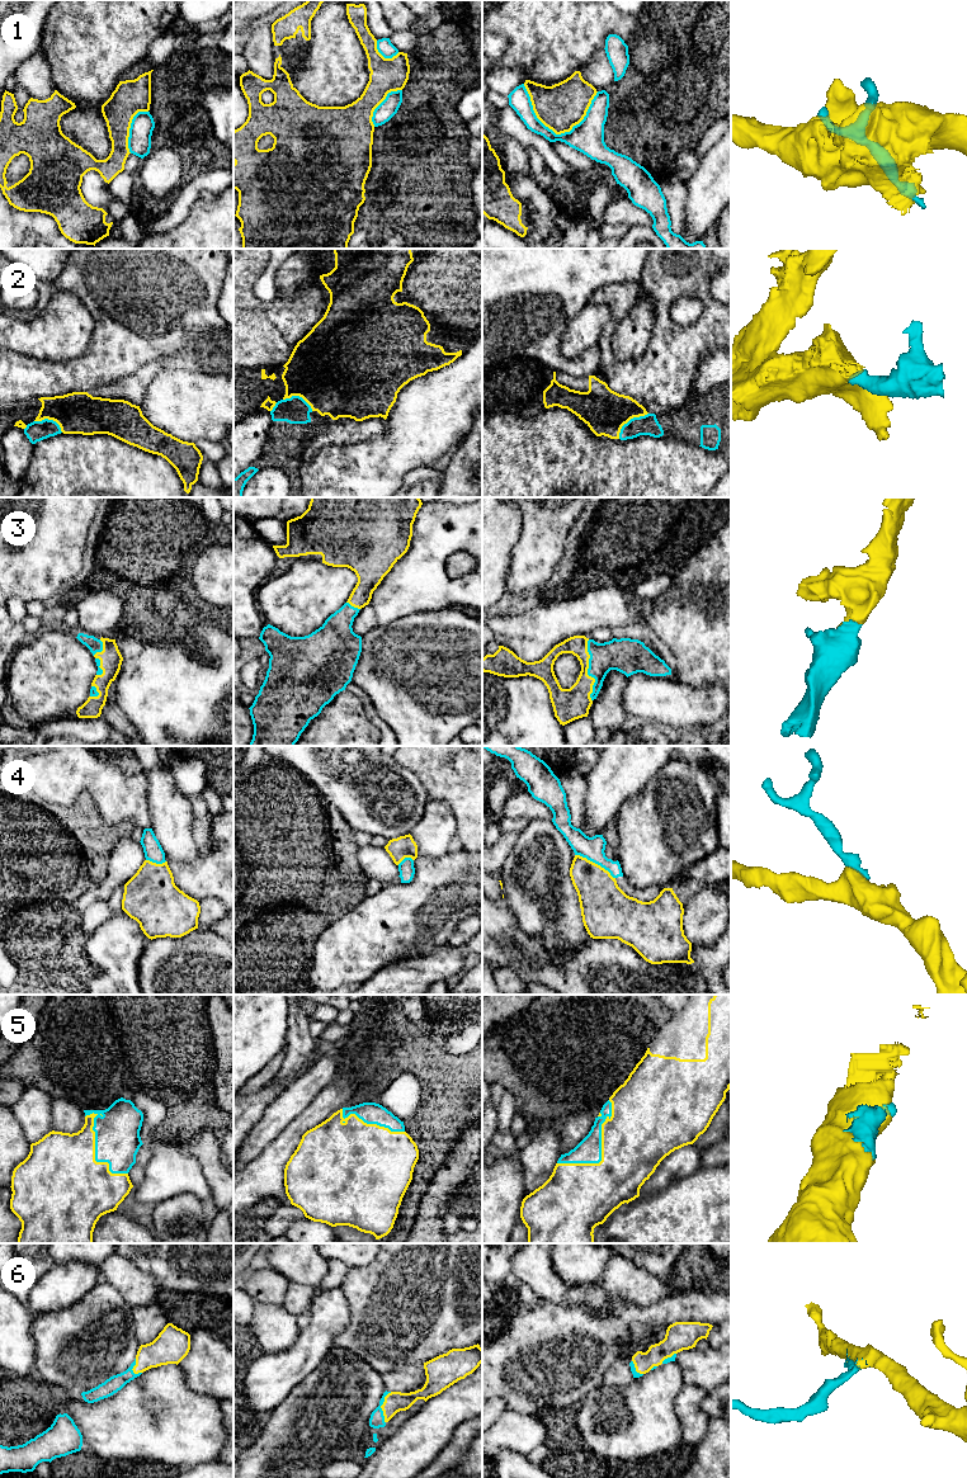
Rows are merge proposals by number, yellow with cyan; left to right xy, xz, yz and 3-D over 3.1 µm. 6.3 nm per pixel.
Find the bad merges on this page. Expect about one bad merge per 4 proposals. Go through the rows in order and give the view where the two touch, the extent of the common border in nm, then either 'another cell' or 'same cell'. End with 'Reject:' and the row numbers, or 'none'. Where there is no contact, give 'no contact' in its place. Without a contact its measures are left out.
1: contact in yz; length 480 nm; another cell
2: contact in yz; length 260 nm; same cell
3: contact in yz; length 400 nm; same cell
4: contact in yz; length 300 nm; same cell
5: contact in yz; length 550 nm; same cell
6: contact in xz; length 200 nm; same cell
Reject: 1

